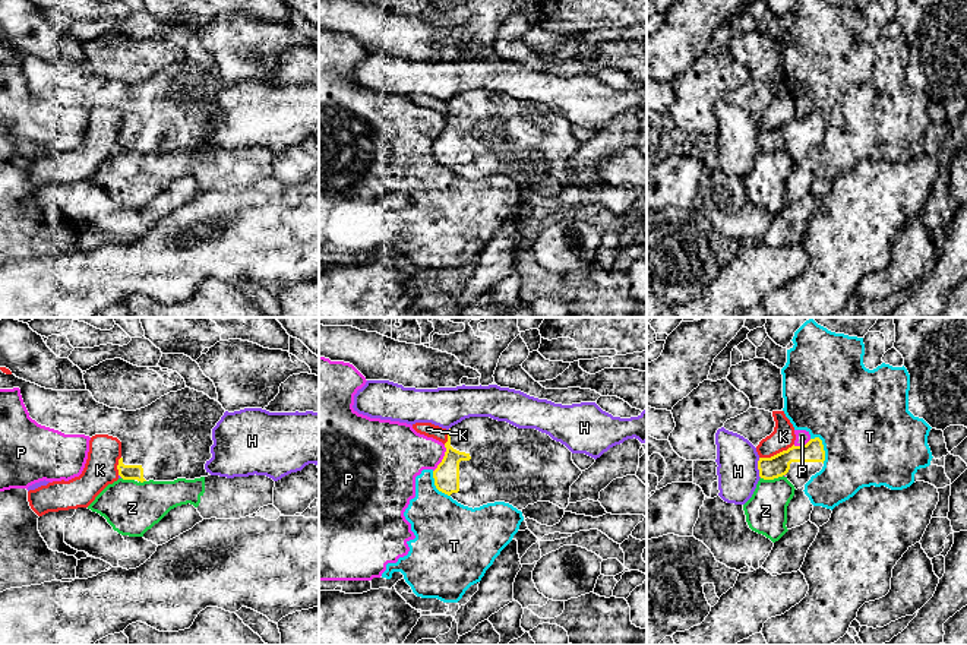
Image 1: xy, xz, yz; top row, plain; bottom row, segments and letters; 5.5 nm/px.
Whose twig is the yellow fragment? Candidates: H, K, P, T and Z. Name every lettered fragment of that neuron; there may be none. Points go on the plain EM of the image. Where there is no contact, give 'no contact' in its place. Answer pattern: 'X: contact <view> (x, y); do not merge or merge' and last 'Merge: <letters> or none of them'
H: contact yz (758, 141); do not merge
K: contact yz (777, 126); do not merge
P: contact xz (444, 130); do not merge
T: contact yz (822, 119); do not merge
Z: contact yz (771, 151); do not merge
Merge: none of them

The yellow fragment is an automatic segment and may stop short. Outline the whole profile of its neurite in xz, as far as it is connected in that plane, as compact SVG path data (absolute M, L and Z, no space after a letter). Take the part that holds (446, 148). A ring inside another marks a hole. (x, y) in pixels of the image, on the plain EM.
M470 89L448 102L446 124L433 143L434 158L468 180L505 174L525 181L537 174L550 174L566 181L571 158L582 143L573 136L572 124L560 114L535 101L518 101L490 89Z

